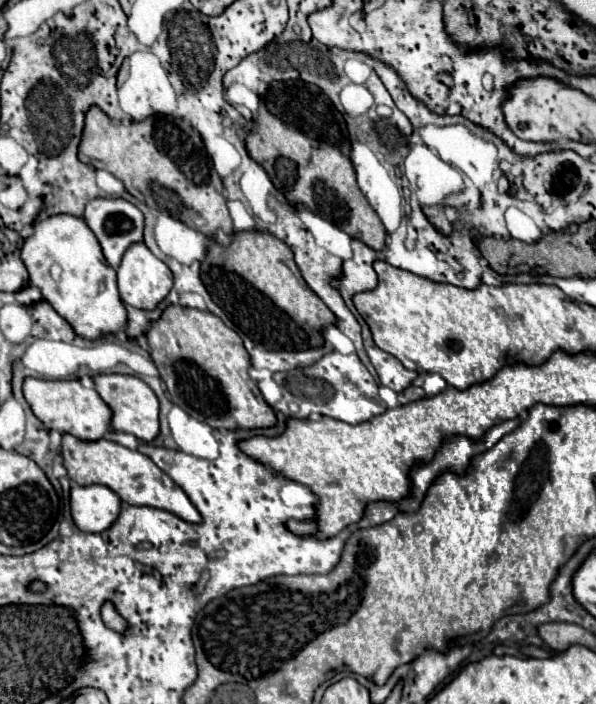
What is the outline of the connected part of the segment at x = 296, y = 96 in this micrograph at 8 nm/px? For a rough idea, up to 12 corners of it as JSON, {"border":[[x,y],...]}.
{"border":[[272,82],[246,130],[288,202],[380,250],[344,116],[316,84]]}

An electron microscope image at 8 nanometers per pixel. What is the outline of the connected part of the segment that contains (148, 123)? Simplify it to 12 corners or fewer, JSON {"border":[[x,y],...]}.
{"border":[[86,112],[78,158],[206,236],[234,232],[200,134]]}

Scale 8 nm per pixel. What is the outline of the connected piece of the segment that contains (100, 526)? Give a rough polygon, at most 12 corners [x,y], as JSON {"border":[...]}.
{"border":[[72,482],[78,530],[104,532],[120,514],[108,486]]}

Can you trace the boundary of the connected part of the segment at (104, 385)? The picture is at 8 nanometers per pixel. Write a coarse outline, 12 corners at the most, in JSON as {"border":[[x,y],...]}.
{"border":[[94,376],[112,428],[150,442],[158,398],[136,376]]}

